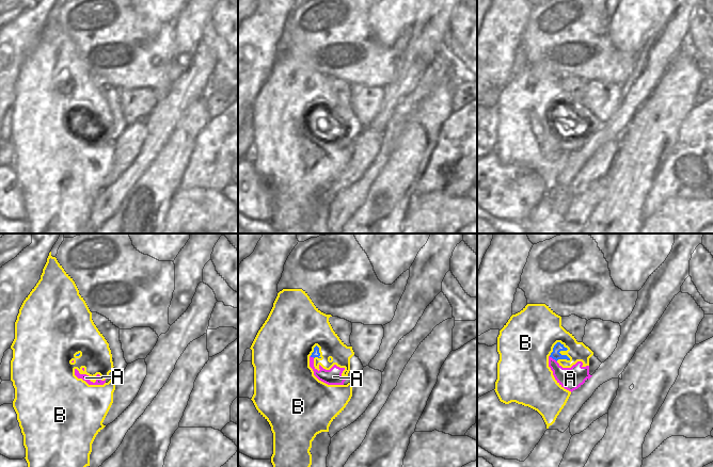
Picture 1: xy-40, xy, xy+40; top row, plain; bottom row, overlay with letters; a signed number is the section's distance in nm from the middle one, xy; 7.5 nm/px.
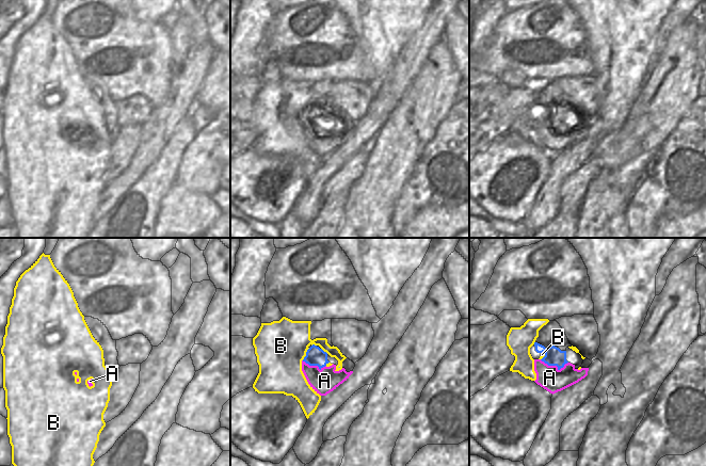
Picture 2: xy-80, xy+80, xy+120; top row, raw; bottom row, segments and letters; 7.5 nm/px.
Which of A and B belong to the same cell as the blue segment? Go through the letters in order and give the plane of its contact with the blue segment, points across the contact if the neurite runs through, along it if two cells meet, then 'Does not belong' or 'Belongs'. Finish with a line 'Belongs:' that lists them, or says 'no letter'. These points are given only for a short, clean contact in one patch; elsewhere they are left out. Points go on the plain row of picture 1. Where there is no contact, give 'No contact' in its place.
A: Touches blue in xy+40. Path across: xy+40 (558, 108), (553, 119), (553, 125), (570, 140). Belongs
B: Touches blue in xy+40. Boundary: xy+40 (549, 116), (560, 103), (567, 110), (559, 113), (570, 121). Does not belong
Belongs: A.

